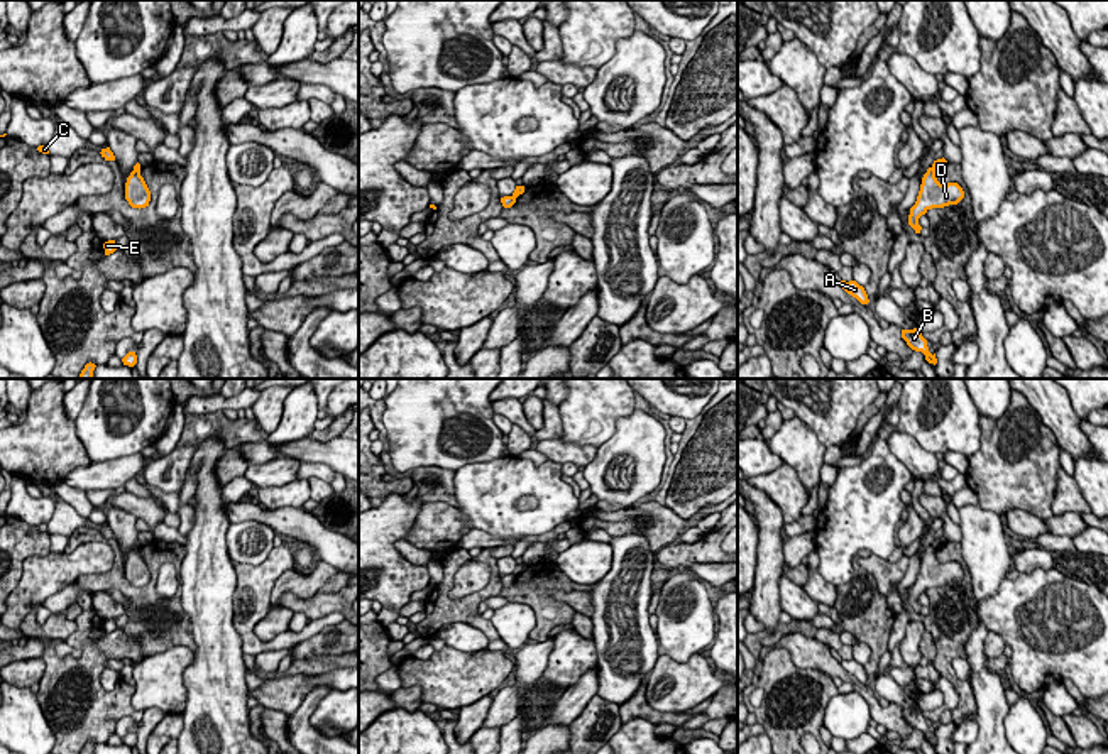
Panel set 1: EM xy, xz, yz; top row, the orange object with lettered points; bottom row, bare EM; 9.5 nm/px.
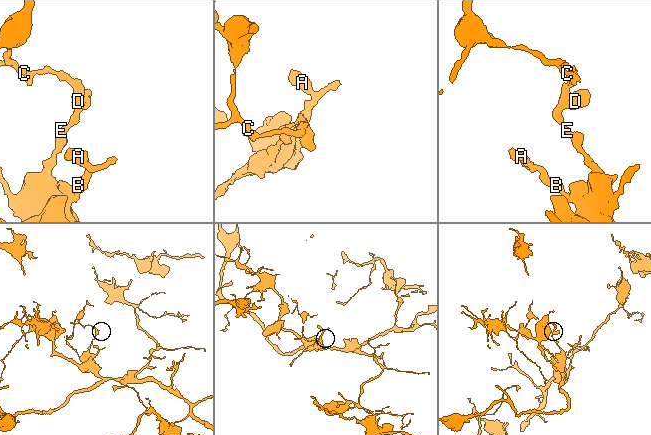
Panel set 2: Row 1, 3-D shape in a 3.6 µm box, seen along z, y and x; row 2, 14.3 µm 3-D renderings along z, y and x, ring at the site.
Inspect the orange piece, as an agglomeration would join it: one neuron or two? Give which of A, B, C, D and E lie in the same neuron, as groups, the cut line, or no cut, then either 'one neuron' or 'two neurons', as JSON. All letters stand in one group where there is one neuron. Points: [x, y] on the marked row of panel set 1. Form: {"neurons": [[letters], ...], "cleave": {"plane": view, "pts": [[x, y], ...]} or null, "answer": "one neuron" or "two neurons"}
{"neurons": [["A", "B", "D", "E"], ["C"]], "cleave": {"plane": "xy", "pts": [[134, 168], [139, 169]]}, "answer": "two neurons"}

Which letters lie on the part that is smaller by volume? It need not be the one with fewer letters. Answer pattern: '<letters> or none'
C

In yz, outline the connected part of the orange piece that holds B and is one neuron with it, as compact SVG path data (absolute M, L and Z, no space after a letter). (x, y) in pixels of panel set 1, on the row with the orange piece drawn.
M913 328L913 330L902 330L902 338L907 341L907 345L912 350L922 352L929 363L934 363L934 365L937 363L935 353L932 355L929 352L927 340L922 336L922 331L919 331L917 328Z

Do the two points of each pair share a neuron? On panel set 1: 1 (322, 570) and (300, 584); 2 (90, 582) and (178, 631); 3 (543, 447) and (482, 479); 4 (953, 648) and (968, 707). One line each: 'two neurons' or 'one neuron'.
1: one neuron
2: one neuron
3: two neurons
4: one neuron

